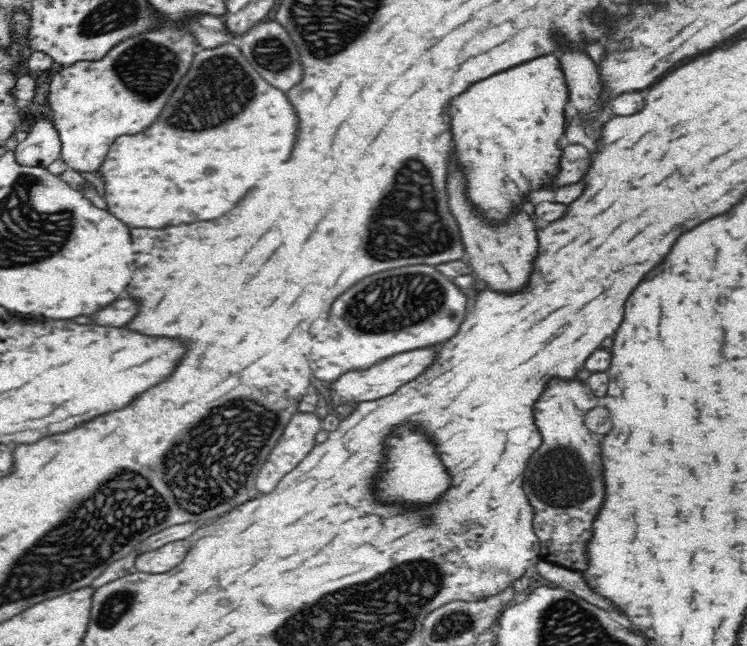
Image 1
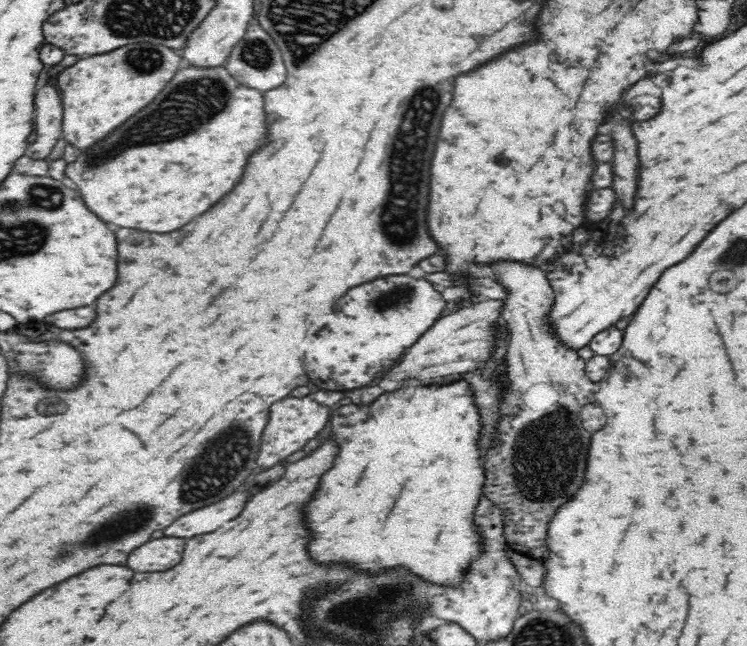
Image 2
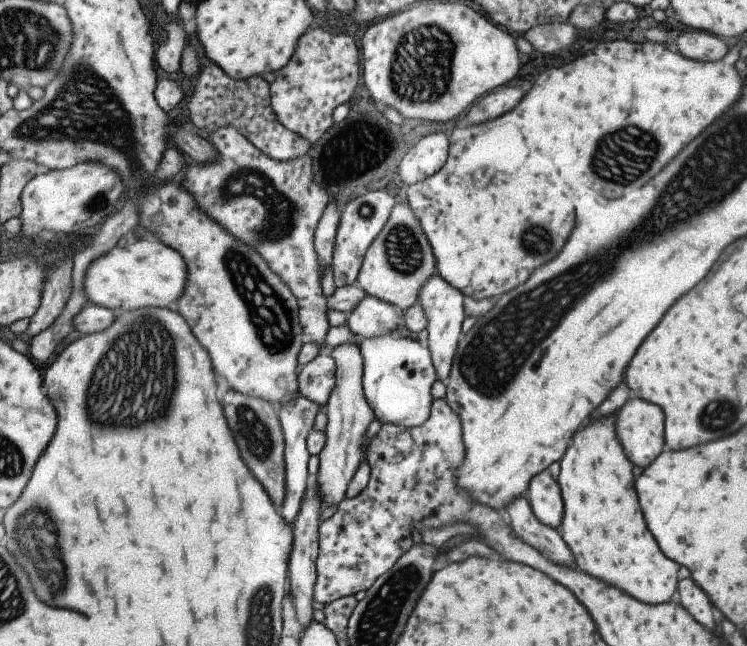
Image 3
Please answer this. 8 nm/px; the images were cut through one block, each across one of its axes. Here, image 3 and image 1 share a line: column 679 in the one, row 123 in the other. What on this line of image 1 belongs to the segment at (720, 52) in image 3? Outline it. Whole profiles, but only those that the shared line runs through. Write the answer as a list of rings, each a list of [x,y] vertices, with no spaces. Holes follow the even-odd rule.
[[[46,113],[36,122],[28,137],[18,142],[15,159],[20,166],[47,168],[55,160],[61,158],[60,138]]]

